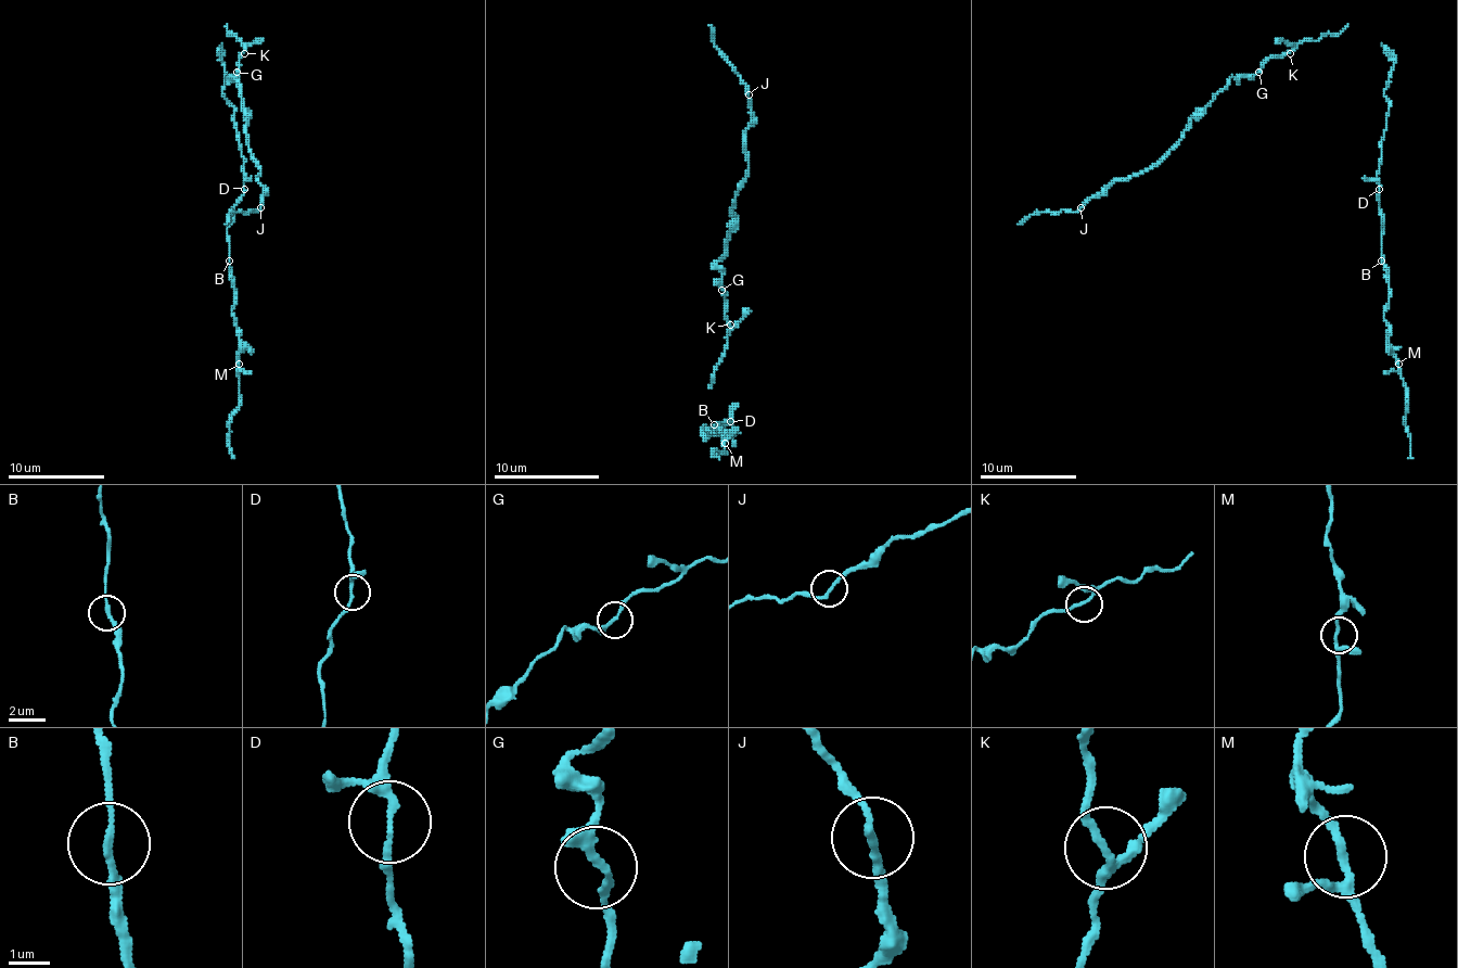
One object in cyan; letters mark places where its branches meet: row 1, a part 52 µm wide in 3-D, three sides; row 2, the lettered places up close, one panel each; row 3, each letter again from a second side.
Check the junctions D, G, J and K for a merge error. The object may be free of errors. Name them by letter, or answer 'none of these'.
none of these

